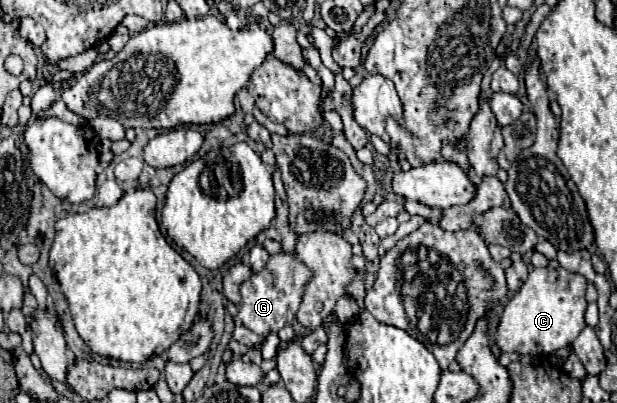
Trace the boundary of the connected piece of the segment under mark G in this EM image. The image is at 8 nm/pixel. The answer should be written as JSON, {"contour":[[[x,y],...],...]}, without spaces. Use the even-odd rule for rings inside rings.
{"contour":[[[284,252],[270,256],[266,268],[258,274],[252,274],[252,278],[244,282],[240,288],[242,292],[242,304],[238,312],[240,322],[260,336],[268,336],[270,332],[278,332],[286,324],[292,324],[298,312],[298,306],[302,302],[304,286],[310,280],[310,276],[312,272],[302,262],[298,262],[296,256],[284,254]]]}

